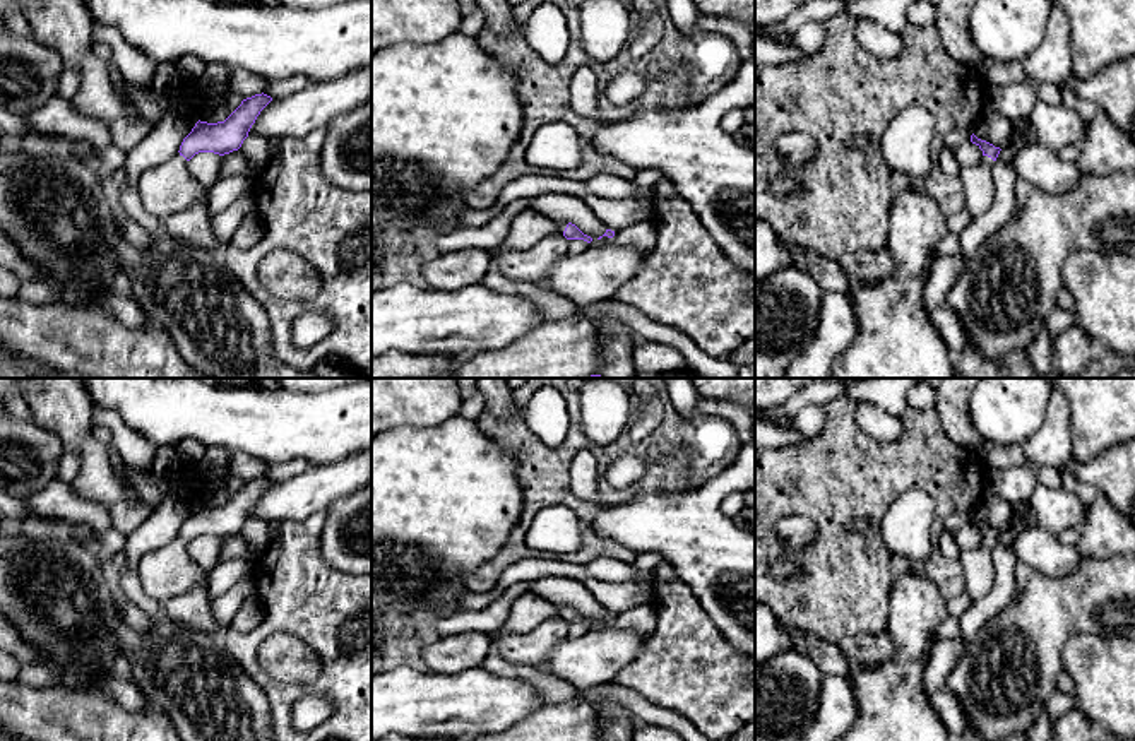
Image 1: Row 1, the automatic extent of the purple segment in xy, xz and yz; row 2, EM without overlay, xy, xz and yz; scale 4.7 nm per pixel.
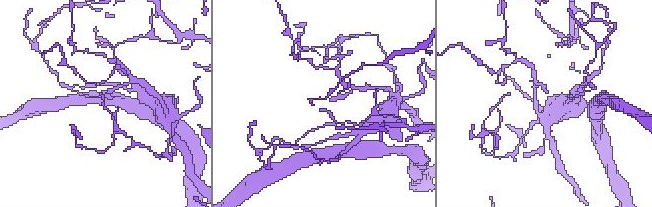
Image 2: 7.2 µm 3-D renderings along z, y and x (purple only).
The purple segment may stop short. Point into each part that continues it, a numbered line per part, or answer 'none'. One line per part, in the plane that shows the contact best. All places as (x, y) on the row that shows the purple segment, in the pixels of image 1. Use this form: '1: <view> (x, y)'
1: yz (978, 183)

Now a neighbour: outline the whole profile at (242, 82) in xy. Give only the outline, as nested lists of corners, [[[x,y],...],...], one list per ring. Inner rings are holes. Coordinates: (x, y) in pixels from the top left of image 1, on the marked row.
[[[233,68],[228,79],[228,91],[241,96],[243,99],[262,94],[267,86],[267,79],[240,68]]]

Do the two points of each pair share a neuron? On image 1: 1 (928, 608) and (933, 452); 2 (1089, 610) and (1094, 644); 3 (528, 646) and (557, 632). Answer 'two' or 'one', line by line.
1: two
2: two
3: one

